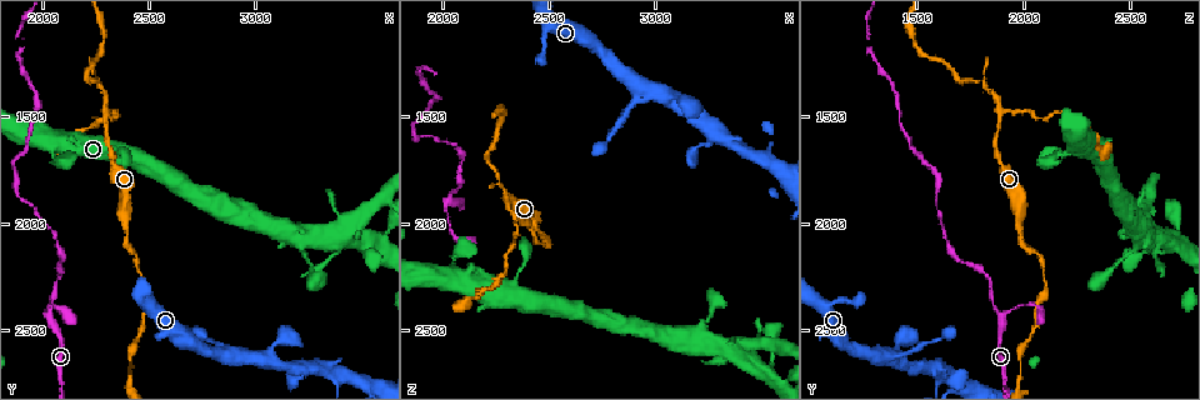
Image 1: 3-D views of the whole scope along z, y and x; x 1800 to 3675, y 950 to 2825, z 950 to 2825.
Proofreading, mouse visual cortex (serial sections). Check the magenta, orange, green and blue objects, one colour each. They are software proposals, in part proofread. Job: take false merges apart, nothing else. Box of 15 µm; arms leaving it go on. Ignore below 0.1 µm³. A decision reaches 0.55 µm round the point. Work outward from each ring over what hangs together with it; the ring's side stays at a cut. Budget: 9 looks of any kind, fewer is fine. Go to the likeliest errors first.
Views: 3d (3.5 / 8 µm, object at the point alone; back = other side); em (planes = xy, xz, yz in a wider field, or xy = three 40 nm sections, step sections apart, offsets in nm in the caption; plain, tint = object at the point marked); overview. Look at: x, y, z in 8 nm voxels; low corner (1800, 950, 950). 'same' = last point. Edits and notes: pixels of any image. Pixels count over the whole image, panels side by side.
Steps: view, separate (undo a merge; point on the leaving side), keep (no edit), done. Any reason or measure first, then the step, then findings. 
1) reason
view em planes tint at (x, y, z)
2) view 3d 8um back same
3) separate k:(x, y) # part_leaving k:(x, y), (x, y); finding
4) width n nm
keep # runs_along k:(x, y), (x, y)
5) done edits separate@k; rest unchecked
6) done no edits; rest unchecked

abrupt turn
view 3d 8um back at (2290, 1500, 1890)

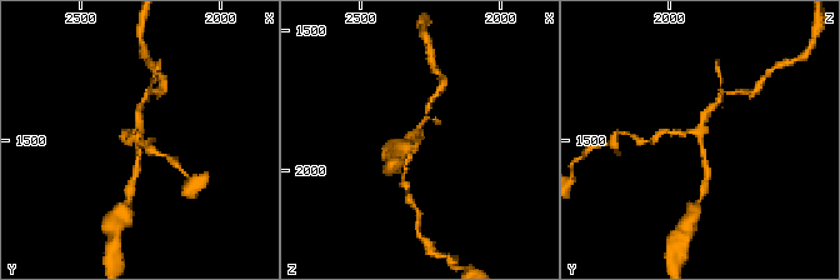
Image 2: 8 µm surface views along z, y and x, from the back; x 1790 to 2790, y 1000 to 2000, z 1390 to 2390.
arms 3; arm_widths 150, 200, 200 nm; shape alone is not enough
view em planes tint at (2300, 1500, 1880)

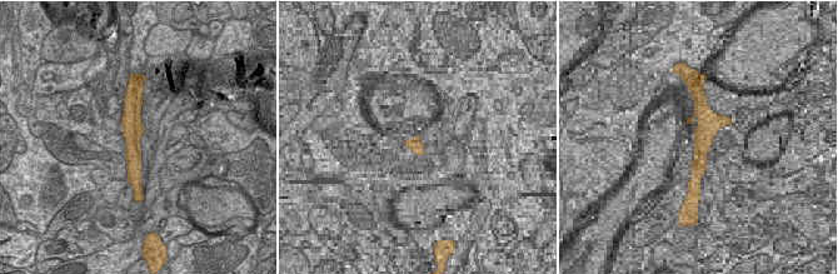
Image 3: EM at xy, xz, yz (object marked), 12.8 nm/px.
keep # runs_along 3:(134, 100), (133, 157), (138, 180); all the same cell

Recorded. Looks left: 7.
sharp bend
view 3d 8um at (2280, 1510, 2220)

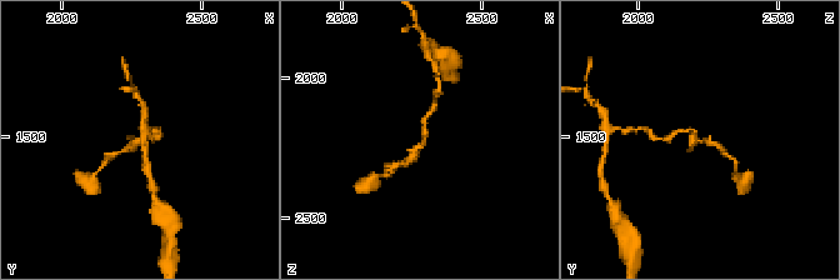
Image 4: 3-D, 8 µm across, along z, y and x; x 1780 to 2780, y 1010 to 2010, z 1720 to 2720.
view em xy step 3 tint at (2300, 1520, 2230)

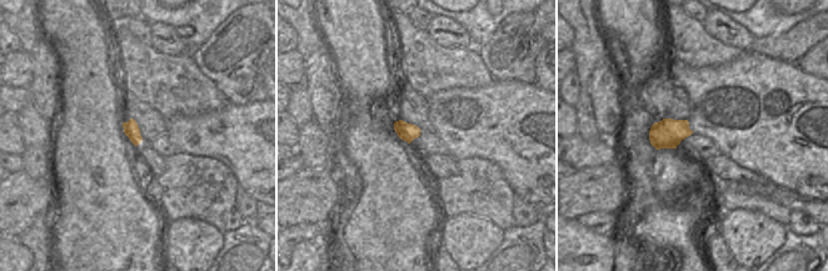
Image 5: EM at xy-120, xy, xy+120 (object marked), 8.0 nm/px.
keep # runs_along 4:(429, 114), (423, 144), (400, 164); one cell here

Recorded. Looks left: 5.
a fork
view 3d 8um at (2030, 2430, 1890)

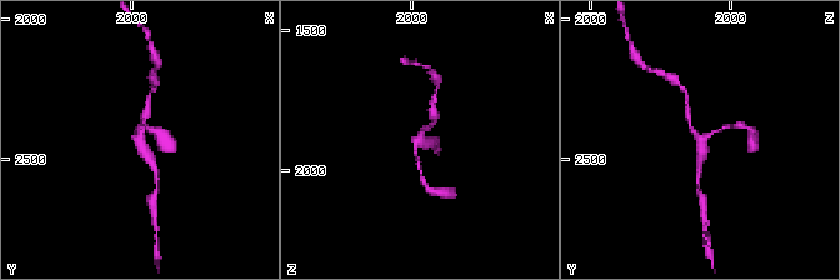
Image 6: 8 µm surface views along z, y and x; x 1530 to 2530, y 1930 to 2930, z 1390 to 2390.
shape alone is not enough
view em xy step 5 tint at (2030, 2450, 1890)

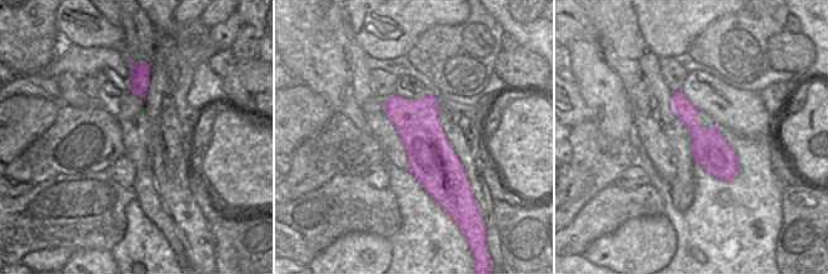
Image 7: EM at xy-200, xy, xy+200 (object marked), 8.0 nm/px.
keep # runs_along 7:(677, 94), (694, 130), (729, 177); all the same cell

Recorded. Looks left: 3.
looks like a crossing
view 3d 3.5um at (3520, 2120, 2680)

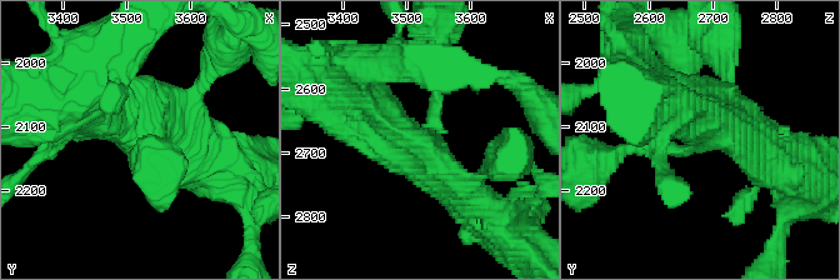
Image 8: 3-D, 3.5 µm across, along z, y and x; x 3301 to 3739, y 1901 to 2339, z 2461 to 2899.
view em xy step 3 tint at (3530, 2130, 2675)

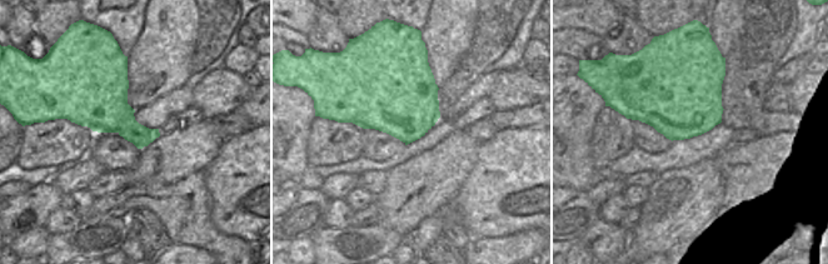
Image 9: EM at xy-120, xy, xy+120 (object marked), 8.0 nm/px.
width 550 nm
keep # runs_along 8:(354, 96), (473, 205); all the same cell

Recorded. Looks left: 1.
done no edits; rest unchecked

